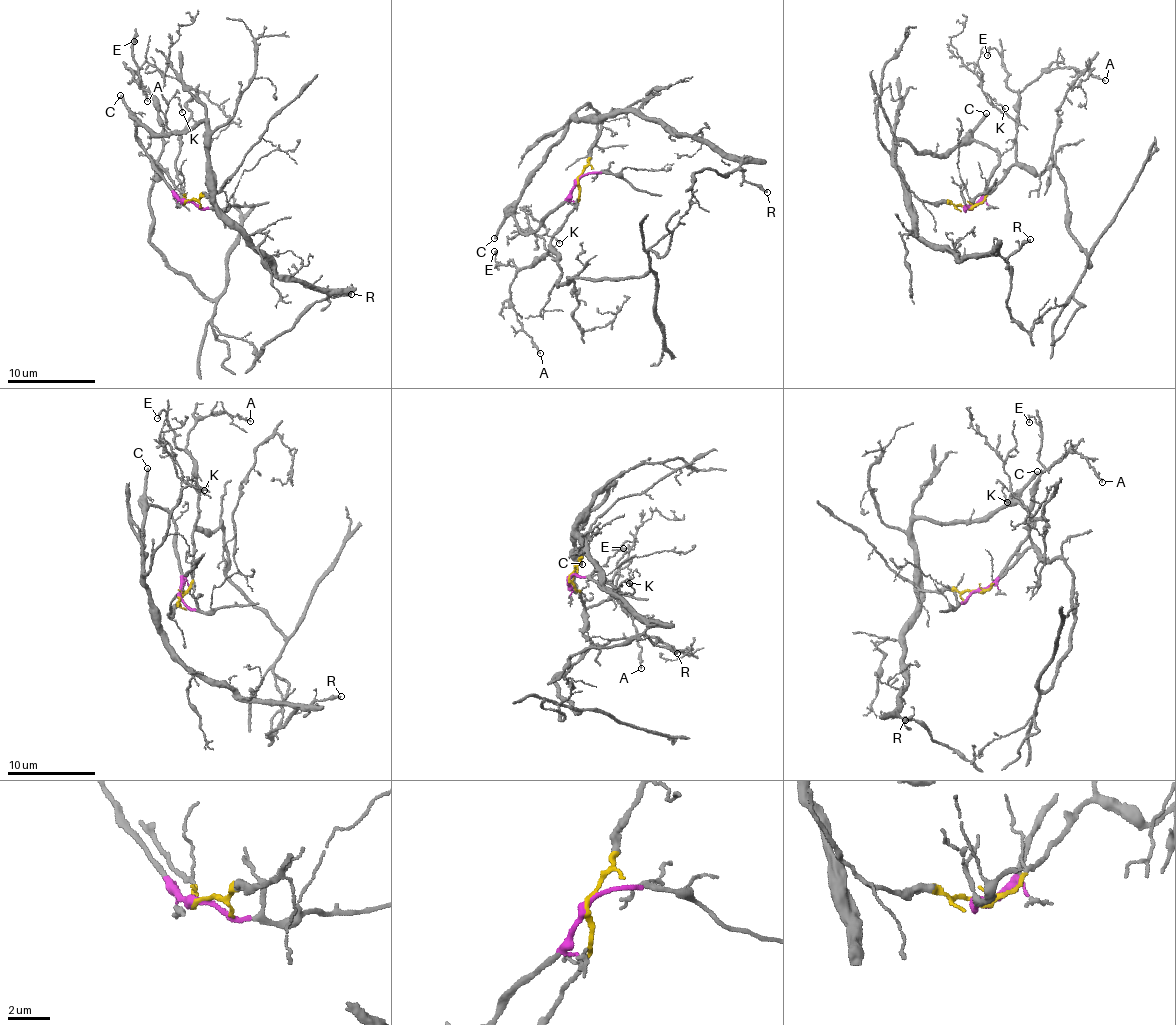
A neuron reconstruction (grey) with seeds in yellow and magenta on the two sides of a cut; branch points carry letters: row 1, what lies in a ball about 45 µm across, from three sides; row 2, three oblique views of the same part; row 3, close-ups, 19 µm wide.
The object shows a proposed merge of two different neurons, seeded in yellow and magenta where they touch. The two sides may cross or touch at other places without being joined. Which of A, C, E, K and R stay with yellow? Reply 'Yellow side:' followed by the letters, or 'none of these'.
Yellow side: A, E, K

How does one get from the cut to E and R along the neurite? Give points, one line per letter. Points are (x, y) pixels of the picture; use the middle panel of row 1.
E: (577, 178), (578, 205), (538, 261), (522, 268), (511, 260), (505, 266), (497, 265), (495, 250)
R: (577, 178), (525, 233), (515, 204), (576, 116), (633, 112), (703, 139), (767, 193)

